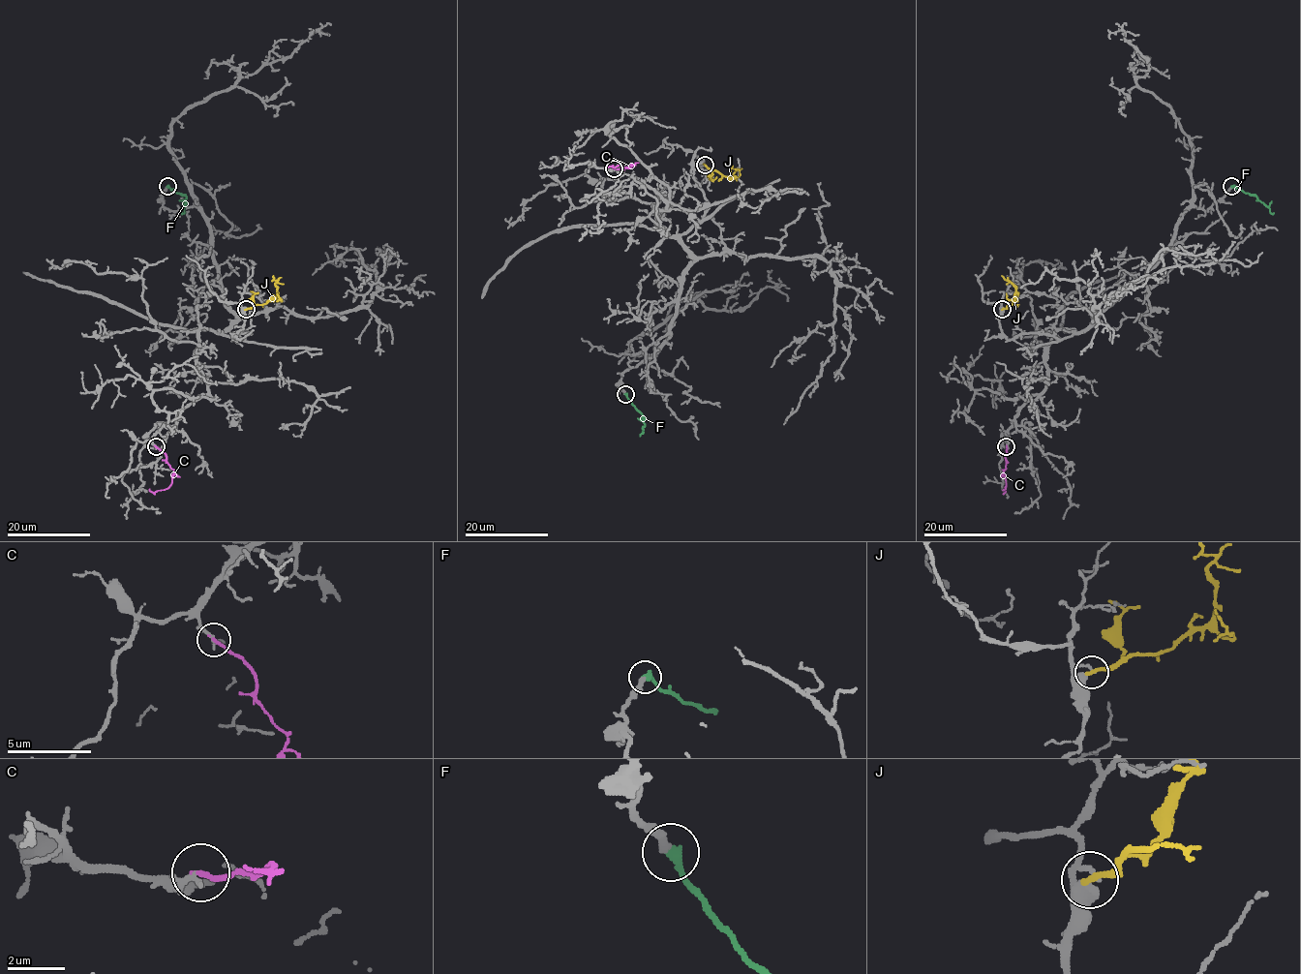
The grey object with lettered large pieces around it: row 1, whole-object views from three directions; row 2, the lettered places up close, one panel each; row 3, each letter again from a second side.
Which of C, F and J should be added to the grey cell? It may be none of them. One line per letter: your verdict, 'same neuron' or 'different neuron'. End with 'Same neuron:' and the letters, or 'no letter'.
C: same neuron
F: same neuron
J: different neuron
Same neuron: C, F

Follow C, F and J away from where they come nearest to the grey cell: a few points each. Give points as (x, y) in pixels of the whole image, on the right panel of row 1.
C: (1006, 446), (1005, 489)
F: (1231, 186), (1256, 197), (1273, 214)
J: (1003, 309), (1015, 299), (1015, 288), (1006, 280), (1010, 280)

